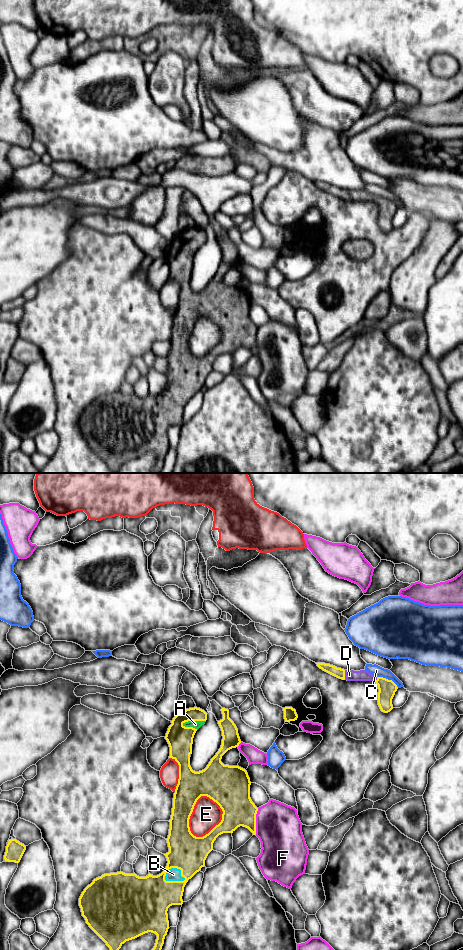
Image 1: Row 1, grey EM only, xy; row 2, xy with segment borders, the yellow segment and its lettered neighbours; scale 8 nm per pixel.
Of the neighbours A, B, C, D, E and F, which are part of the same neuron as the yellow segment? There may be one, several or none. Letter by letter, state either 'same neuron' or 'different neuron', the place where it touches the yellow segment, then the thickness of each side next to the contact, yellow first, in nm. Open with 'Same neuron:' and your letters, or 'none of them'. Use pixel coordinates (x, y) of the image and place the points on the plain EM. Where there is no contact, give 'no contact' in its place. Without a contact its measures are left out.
Same neuron: A, B, D
A: same neuron; meets yellow in xy at (193, 240); 200 nm thick on the yellow side, 60 nm on the other
B: same neuron; meets yellow in xy at (174, 401); 360 nm thick on the yellow side, 110 nm on the other
C: different neuron; meets yellow in xy at (387, 199); 140 nm thick on the yellow side, 90 nm on the other
D: same neuron; meets yellow in xy at (344, 195); 80 nm thick on the yellow side, 90 nm on the other
E: different neuron; meets yellow in xy at (191, 333); 220 nm thick on the yellow side, 220 nm on the other
F: different neuron; meets yellow in xy at (255, 341); 260 nm thick on the yellow side, 360 nm on the other

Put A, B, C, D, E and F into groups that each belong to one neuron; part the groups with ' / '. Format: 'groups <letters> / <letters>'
groups A B D / C / E / F

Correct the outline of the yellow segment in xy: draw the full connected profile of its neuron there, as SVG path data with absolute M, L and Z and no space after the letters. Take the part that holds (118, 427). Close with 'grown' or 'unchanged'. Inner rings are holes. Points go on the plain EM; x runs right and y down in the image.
M197 227L180 231L171 241L165 259L170 267L169 278L179 285L179 299L173 318L173 328L167 360L169 372L165 390L153 396L146 397L123 392L104 394L93 400L82 412L79 426L82 436L89 447L106 463L113 473L129 460L145 453L157 455L156 463L151 473L160 473L165 456L169 449L168 428L172 425L182 425L184 407L189 399L205 386L208 374L213 370L213 363L223 353L233 353L238 347L248 348L256 355L256 334L258 328L250 318L250 298L245 289L239 286L224 285L222 276L241 263L238 249L229 238L229 230L222 228L223 239L218 241L222 251L222 265L207 287L199 292L192 290L190 275L192 274L193 258L196 251L205 244L207 233ZM207 316L216 322L223 331L221 342L203 357L194 356L189 347L189 339L197 320Z | grown

